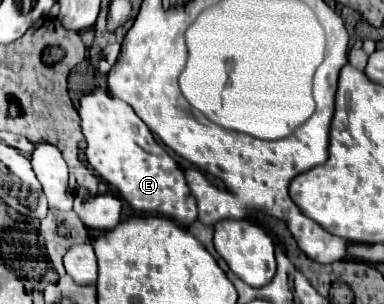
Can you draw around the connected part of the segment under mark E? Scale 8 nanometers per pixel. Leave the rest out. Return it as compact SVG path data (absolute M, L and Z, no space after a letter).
M95 88L81 96L77 112L87 142L85 158L121 200L125 200L133 210L167 216L183 226L197 220L197 204L187 188L183 172L165 148L157 144L151 130L127 102L115 98L107 88Z

